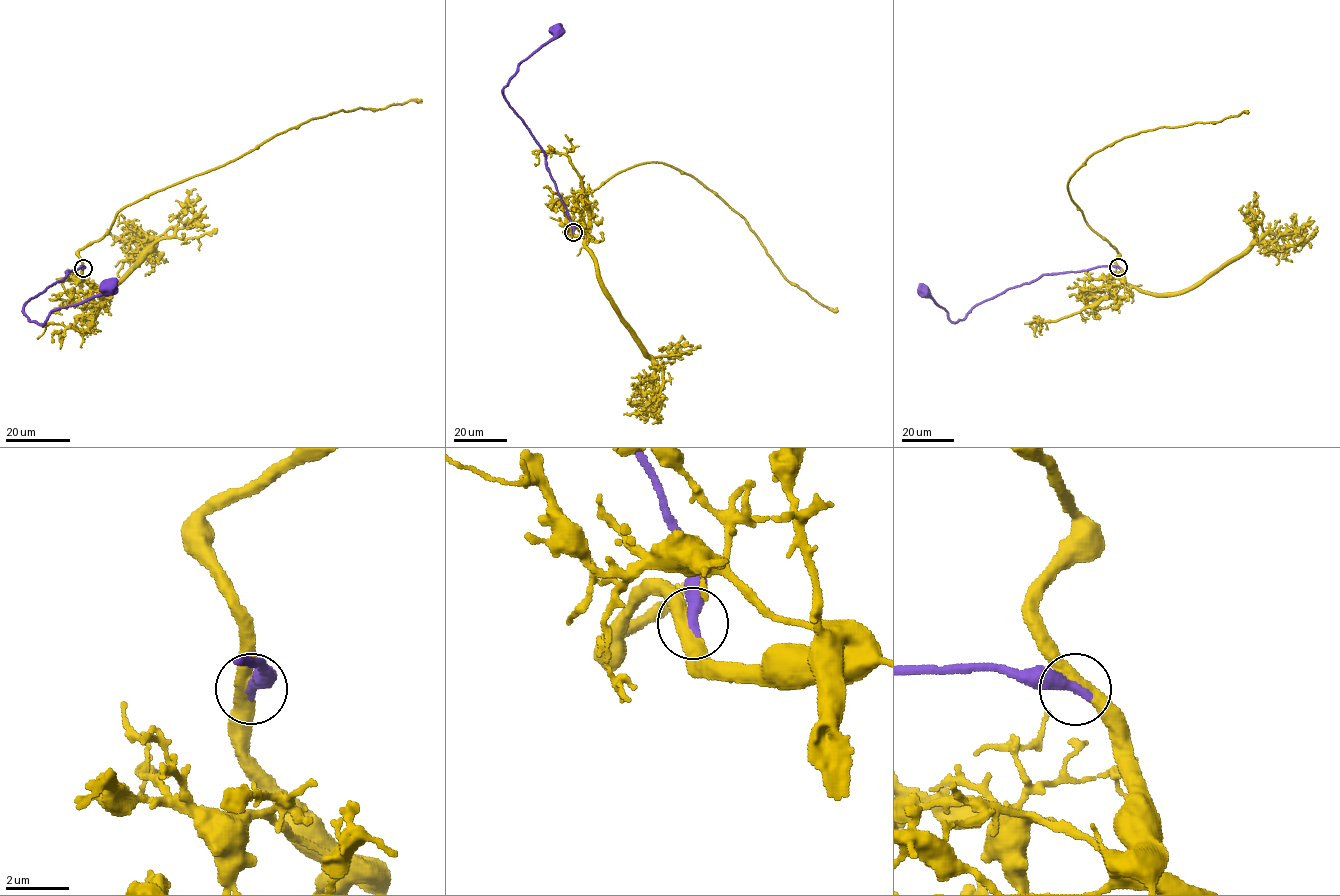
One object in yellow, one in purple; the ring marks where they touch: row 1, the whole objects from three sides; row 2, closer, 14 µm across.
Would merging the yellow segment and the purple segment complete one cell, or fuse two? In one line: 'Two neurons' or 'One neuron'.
One neuron

